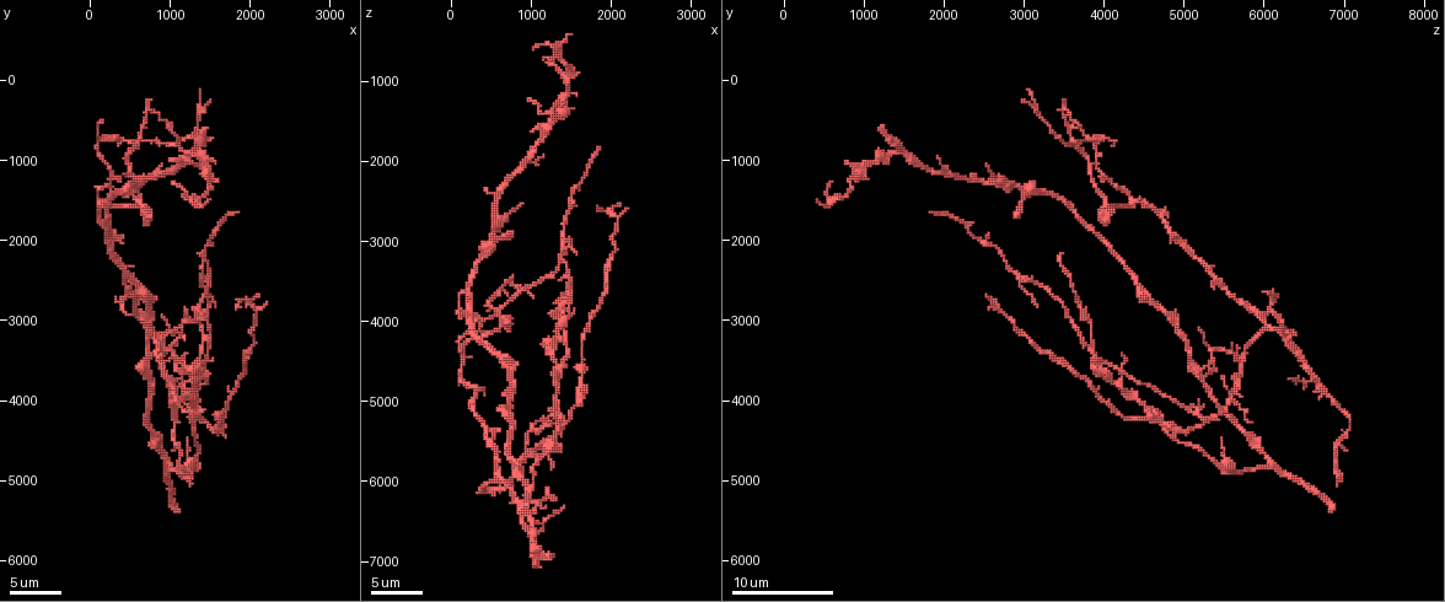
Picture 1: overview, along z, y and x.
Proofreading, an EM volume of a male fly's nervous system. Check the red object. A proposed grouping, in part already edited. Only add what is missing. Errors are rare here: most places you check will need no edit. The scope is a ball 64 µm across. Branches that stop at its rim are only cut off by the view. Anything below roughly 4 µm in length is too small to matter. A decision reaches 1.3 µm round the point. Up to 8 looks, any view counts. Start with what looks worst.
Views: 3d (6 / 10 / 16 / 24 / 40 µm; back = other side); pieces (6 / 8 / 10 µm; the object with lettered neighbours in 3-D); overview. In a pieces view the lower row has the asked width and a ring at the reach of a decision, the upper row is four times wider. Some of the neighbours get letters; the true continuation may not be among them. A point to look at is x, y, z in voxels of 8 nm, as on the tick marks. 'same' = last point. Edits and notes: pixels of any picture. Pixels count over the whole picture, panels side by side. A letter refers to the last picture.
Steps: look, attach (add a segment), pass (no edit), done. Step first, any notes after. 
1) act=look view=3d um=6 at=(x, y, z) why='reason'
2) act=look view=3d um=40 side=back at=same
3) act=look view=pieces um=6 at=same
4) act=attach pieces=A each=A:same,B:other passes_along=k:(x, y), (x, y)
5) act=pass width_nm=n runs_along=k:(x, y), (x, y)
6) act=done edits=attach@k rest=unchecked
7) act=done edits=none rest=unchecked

act=look view=3d um=6 at=(1850, 1600, 1850) why='thin end'

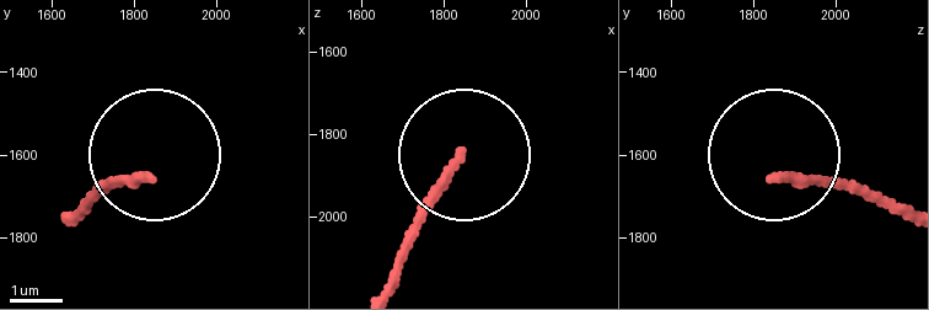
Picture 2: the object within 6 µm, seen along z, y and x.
act=look view=pieces um=10 at=(1835, 1655, 1855)

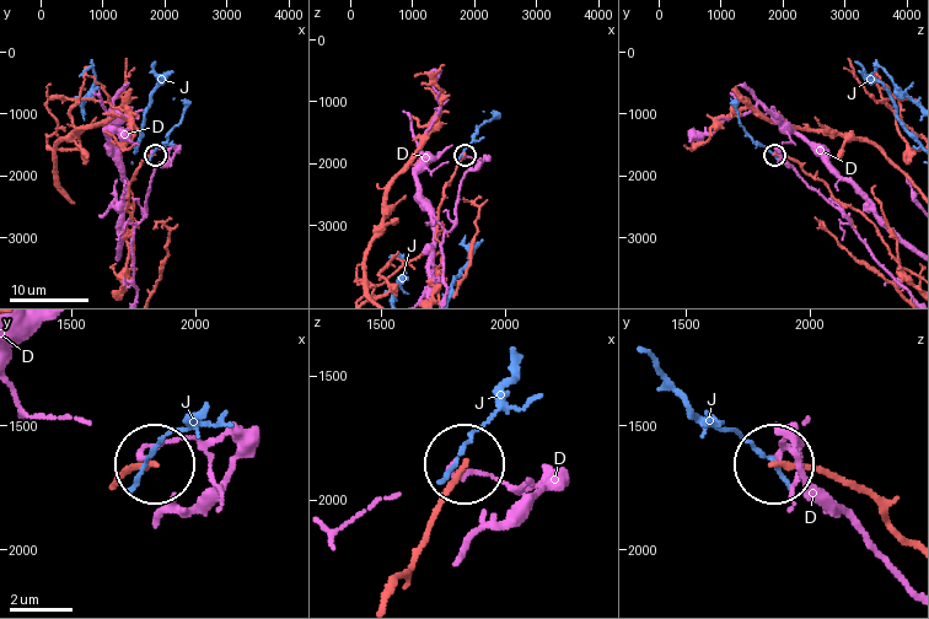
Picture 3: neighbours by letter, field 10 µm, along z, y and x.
act=pass each=D:other,J:other runs_along=3:(880, 235), (823, 182), (774, 155) found='none of them fits'

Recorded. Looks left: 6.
act=look view=pieces um=8 at=(1400, 2150, 3450) why='an open end'

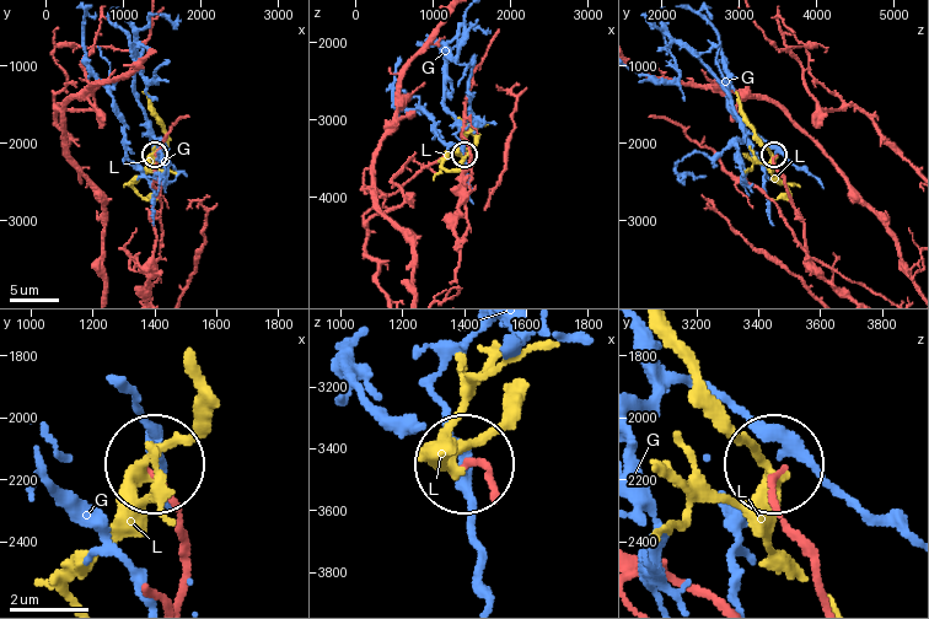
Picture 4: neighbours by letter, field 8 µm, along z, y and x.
act=pass width_nm=140 each=G:other,L:other runs_along=4:(825, 597), (812, 548), (779, 507), (776, 472) found='no lettered segment goes on from it'

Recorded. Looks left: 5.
act=look view=3d um=6 at=(1800, 2800, 2550) why='thin end'

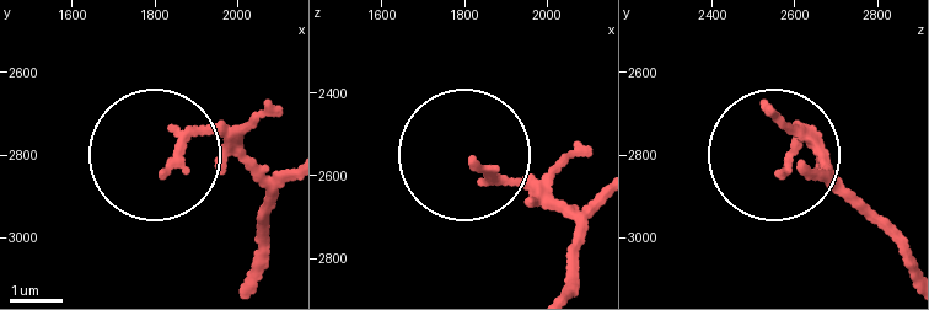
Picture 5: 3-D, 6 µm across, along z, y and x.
act=look view=pieces um=8 at=(1835, 2835, 2575)

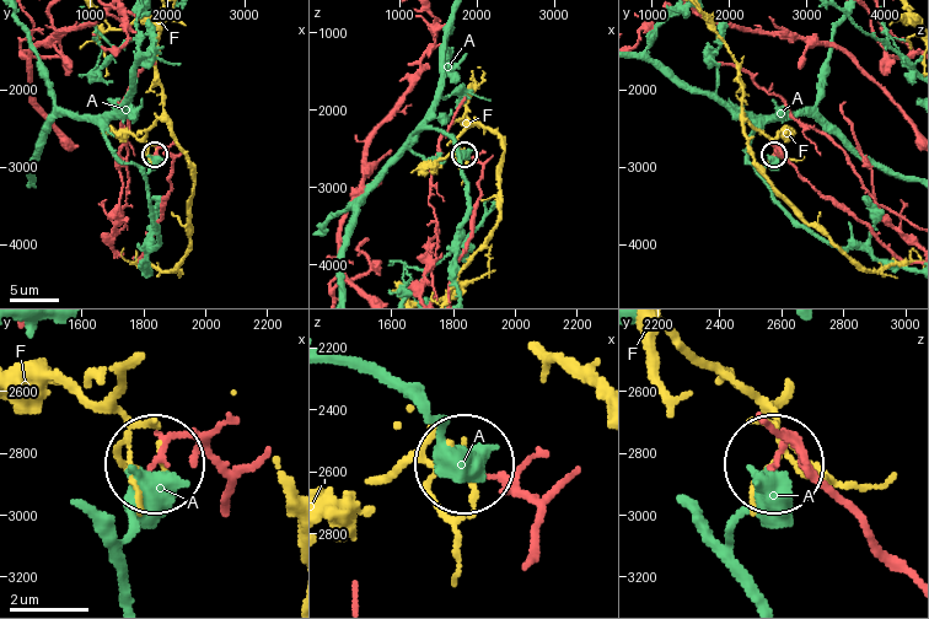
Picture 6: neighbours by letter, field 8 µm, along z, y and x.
act=pass width_nm=130 each=A:other,F:other runs_along=6:(908, 263), (866, 226), (822, 197), (780, 150), (773, 154) found='no lettered segment goes on from it'

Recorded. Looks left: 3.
act=look view=pieces um=8 at=(750, 1700, 2900) why='an open end'

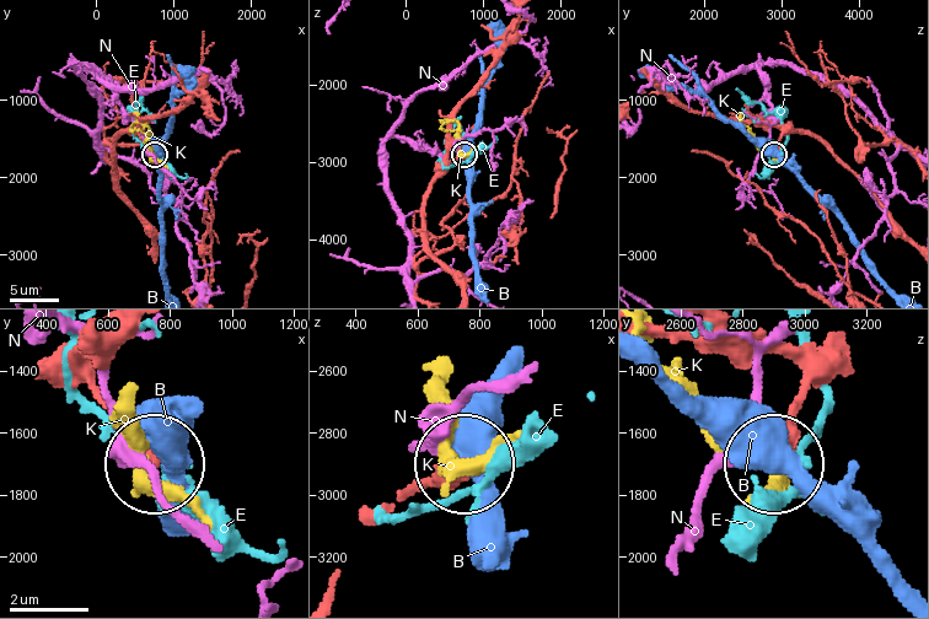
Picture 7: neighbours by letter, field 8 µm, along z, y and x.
act=pass width_nm=360 each=B:other,E:other,K:other,N:other found='none of them fits'

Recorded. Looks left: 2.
act=done edits=none rest=unchecked

